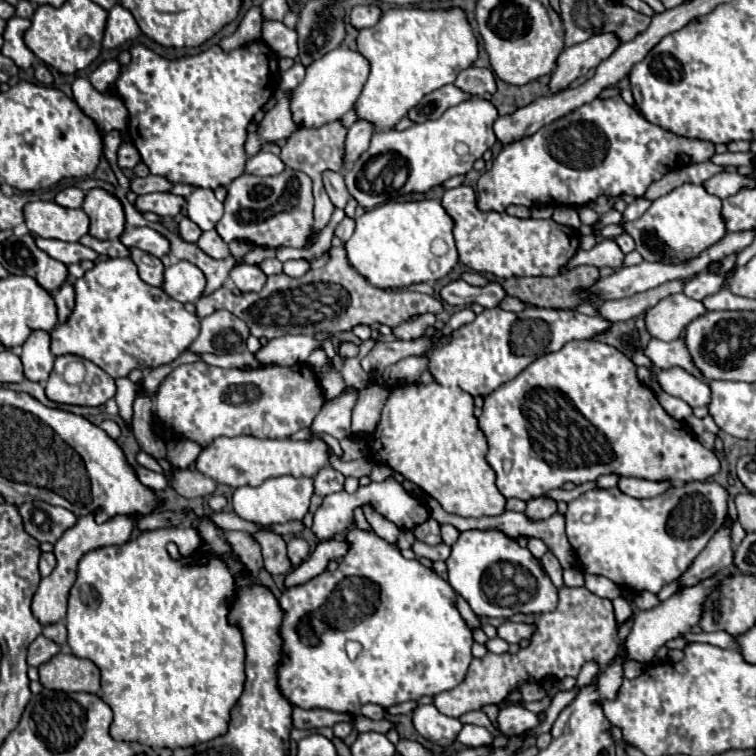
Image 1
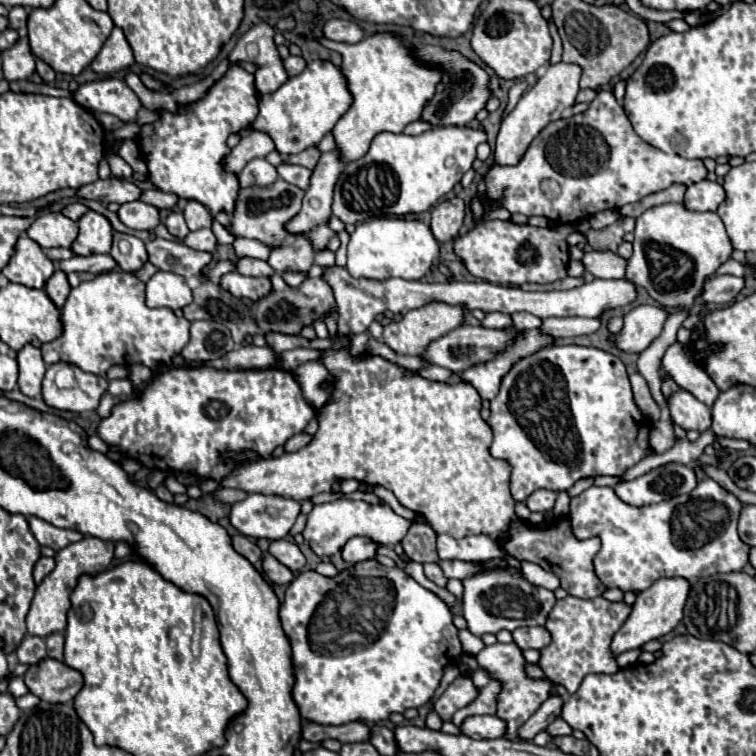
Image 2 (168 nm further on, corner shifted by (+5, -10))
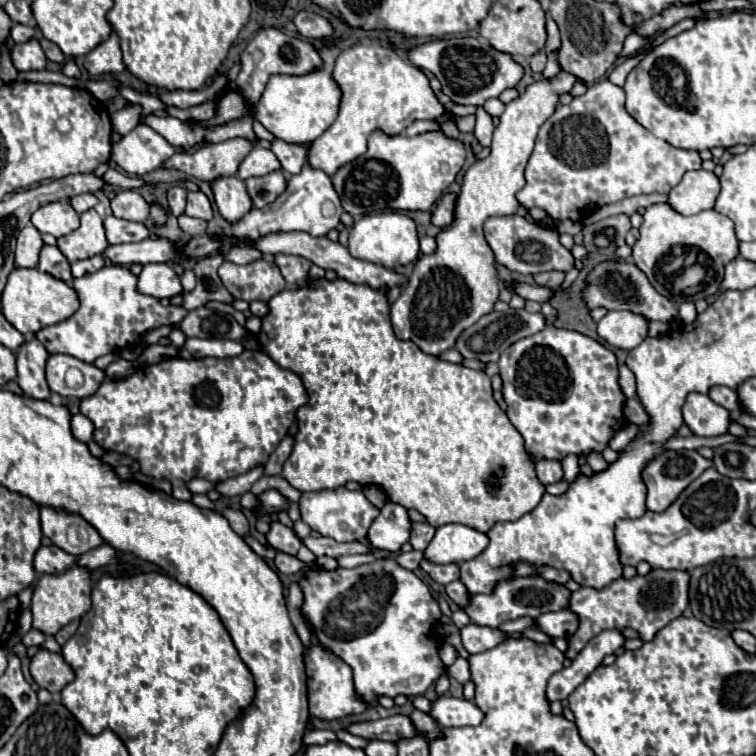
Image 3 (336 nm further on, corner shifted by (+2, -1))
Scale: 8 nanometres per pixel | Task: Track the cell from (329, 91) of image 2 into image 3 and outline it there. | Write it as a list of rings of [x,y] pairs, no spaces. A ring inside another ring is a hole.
[[[315,70],[305,76],[271,76],[265,92],[255,106],[257,120],[277,138],[283,138],[291,144],[307,144],[319,138],[331,122],[337,118],[339,112],[339,98],[341,90],[335,86],[335,80],[331,78],[331,72],[327,70]]]

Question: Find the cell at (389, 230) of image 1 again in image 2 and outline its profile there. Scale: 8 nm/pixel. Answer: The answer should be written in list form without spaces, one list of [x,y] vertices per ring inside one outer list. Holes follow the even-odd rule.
[[[378,217],[356,225],[356,231],[348,241],[348,273],[352,277],[366,277],[374,281],[386,281],[400,277],[408,281],[422,279],[438,261],[440,243],[436,241],[428,223],[418,219]]]

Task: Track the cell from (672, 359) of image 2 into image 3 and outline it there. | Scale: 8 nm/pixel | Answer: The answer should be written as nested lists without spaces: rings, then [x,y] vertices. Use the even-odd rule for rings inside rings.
[[[713,386],[709,396],[711,396],[713,402],[717,402],[723,408],[727,408],[729,412],[741,412],[741,402],[739,402],[739,396],[737,396],[737,392],[733,388]]]

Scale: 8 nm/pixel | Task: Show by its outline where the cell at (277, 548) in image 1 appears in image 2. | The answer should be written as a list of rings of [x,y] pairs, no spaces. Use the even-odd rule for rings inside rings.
[[[270,553],[264,555],[264,561],[262,561],[262,569],[266,573],[266,577],[272,581],[272,583],[278,583],[278,585],[288,585],[294,575],[288,567],[284,567],[276,557],[272,557]]]

